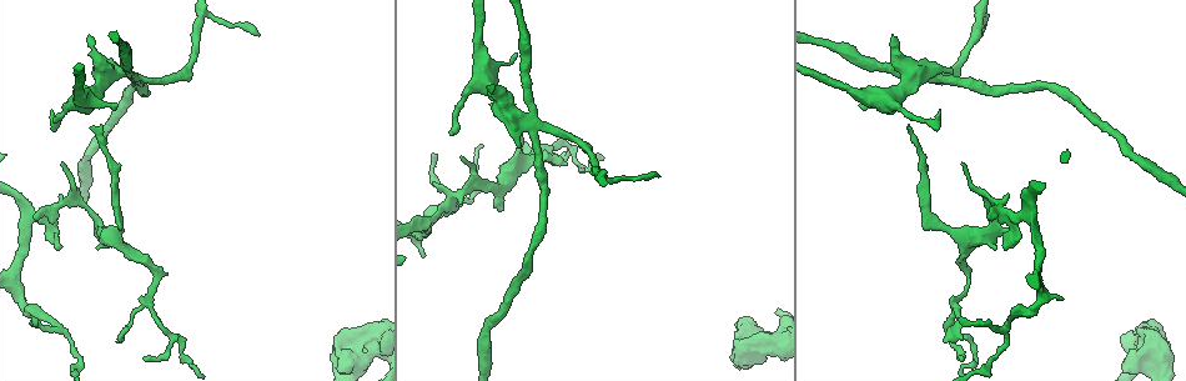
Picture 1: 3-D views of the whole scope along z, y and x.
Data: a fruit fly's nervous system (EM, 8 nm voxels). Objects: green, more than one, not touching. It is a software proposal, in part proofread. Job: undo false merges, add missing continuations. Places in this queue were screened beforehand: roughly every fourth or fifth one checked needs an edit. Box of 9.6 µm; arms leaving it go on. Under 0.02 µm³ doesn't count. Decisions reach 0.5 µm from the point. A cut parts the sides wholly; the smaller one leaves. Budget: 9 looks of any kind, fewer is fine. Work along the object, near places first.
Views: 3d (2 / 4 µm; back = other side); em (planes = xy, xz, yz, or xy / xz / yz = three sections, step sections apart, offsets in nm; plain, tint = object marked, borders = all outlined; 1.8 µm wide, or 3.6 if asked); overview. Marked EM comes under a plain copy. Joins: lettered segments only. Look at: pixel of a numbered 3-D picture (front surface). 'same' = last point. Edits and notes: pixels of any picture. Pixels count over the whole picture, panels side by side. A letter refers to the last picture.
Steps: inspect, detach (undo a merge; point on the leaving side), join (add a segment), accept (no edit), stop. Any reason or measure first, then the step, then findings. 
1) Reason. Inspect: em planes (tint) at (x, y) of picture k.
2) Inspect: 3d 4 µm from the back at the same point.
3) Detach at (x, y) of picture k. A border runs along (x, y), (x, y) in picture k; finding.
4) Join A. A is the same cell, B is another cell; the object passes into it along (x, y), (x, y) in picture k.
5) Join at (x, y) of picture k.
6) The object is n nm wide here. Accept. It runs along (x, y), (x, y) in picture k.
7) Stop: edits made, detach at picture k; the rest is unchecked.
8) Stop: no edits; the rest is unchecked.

Branch stops here. Inspect: 3d 2 µm at (424, 255) of picture 1.

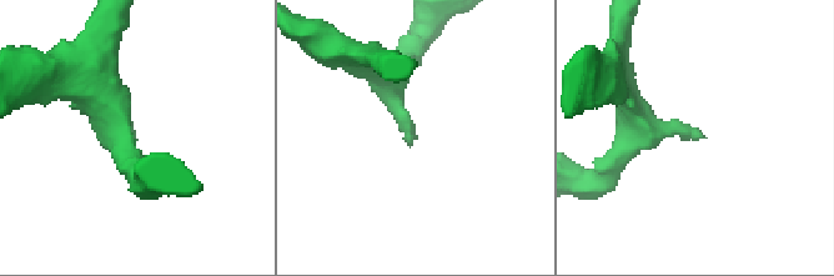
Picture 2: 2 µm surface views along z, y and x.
Shape alone is not enough. Inspect: em planes (borders) at (702, 134) of picture 2.

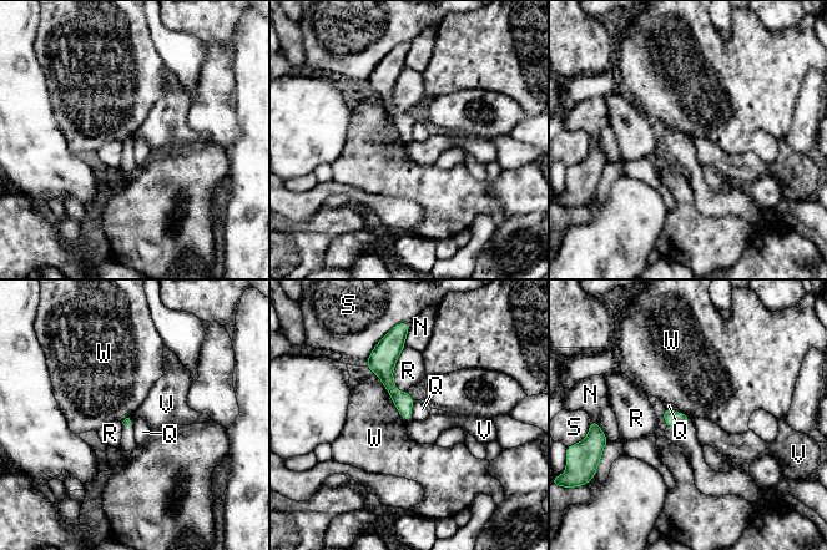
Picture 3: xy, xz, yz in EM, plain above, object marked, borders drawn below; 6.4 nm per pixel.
Accept. N, Q, R, S, V and W are other cells; it runs along (396, 346), (387, 381), (407, 415) in picture 3; none of them fits.

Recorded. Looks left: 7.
A fork. Inspect: em planes (borders) at (1017, 217) of picture 1.

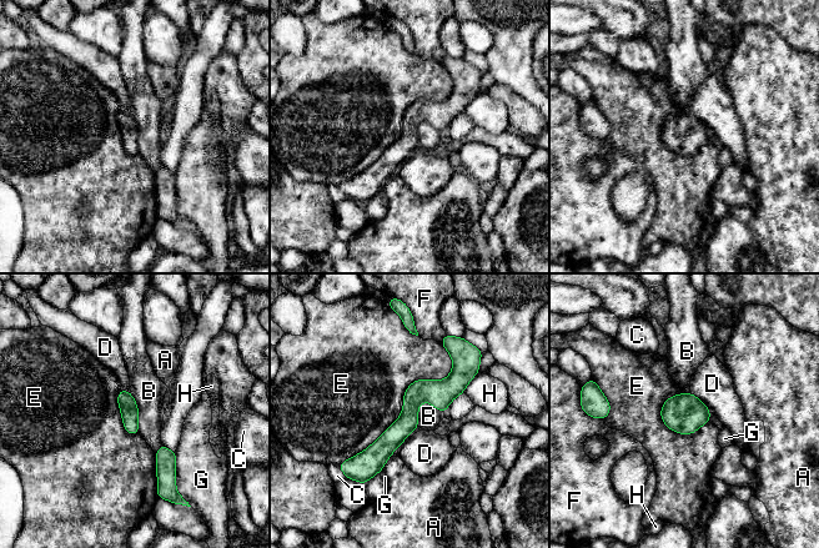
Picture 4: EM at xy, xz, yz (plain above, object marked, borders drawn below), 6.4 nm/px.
The object is 120 nm wide here. Accept. A, B, C, D, E, F, G and H are other cells; it runs along (457, 356), (457, 375), (411, 405), (362, 471) in picture 4; all the same neuron.

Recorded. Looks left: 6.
Branch stops here. Inspect: 3d 2 µm at (490, 86) of picture 1.

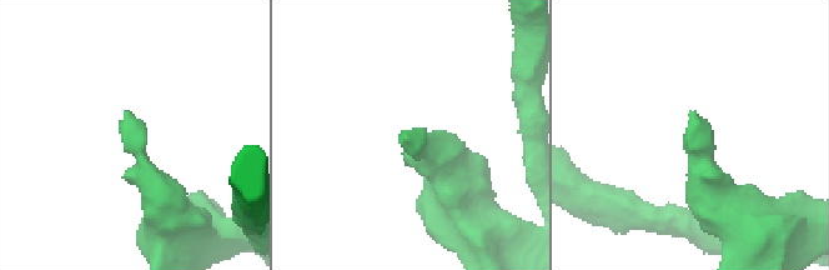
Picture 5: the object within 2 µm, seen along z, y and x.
Inspect: em planes (borders) at (405, 136) of picture 5.

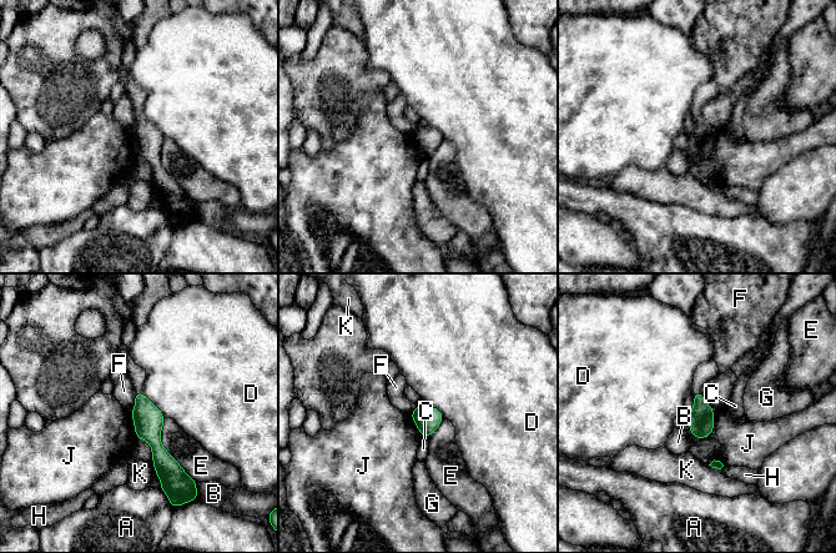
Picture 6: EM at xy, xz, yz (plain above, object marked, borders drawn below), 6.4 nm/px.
Accept. A, B, C, D, E, F, G, H, J and K are other cells; a border runs along (136, 392), (135, 406), (131, 413) in picture 6; none of them fits.

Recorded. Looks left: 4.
Sharp bend. Inspect: em planes (tint) at (556, 162) of picture 1.

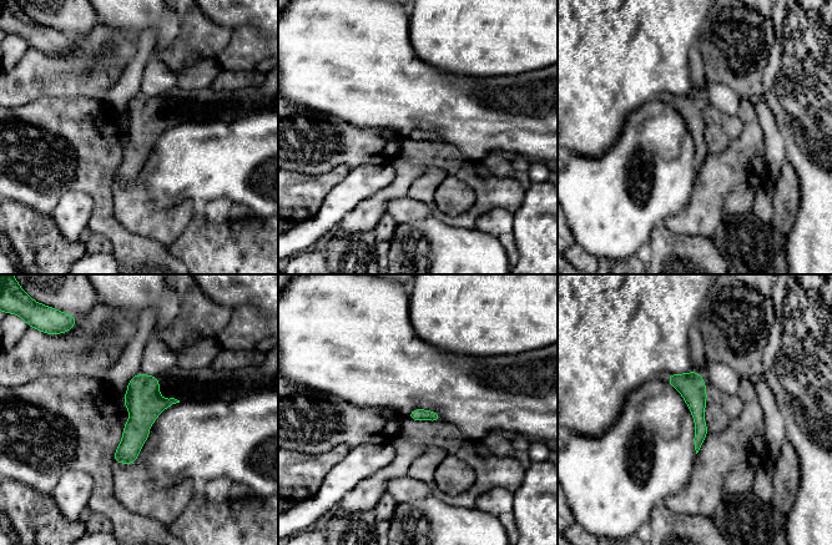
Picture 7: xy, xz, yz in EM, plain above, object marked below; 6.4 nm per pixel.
Inspect: em planes (borders) at the same point.

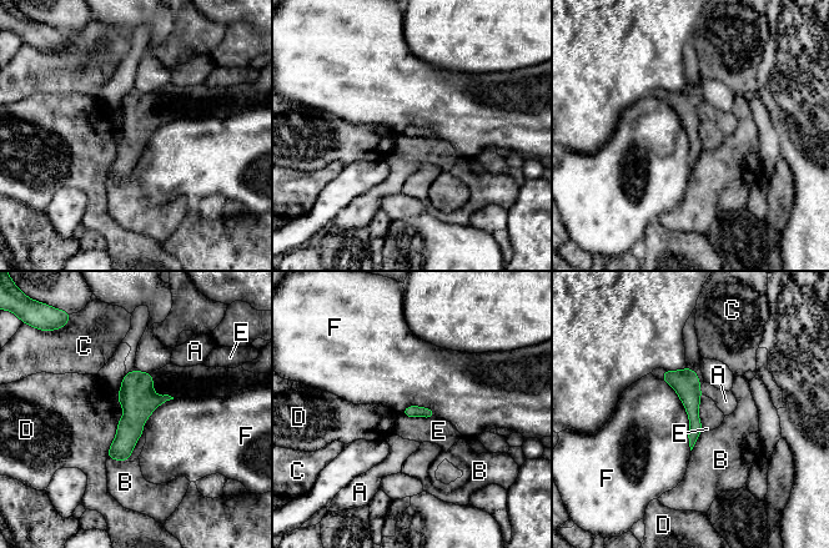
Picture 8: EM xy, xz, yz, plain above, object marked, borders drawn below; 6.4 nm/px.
The object is 80 nm wide here. Accept. A, B, C, D, E and F are other cells; a border runs along (664, 380), (687, 413), (691, 450) in picture 8; all the same neuron.

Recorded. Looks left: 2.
Stop: no edits; the rest is unchecked.

